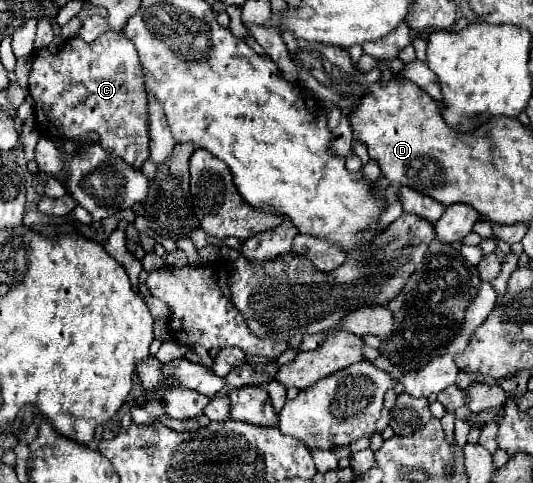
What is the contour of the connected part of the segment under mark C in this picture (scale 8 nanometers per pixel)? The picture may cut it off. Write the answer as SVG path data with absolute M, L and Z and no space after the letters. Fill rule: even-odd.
M103 33L93 43L71 37L61 45L57 55L51 55L47 49L35 51L29 73L29 93L35 101L35 121L41 135L51 139L71 139L77 145L77 153L83 153L91 143L99 143L107 153L115 153L115 157L121 157L133 169L141 171L149 157L147 95L137 51L123 33ZM91 133L97 133L99 141L89 139Z

